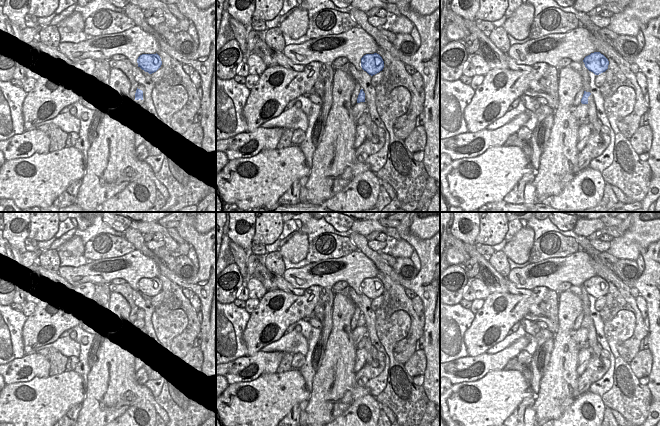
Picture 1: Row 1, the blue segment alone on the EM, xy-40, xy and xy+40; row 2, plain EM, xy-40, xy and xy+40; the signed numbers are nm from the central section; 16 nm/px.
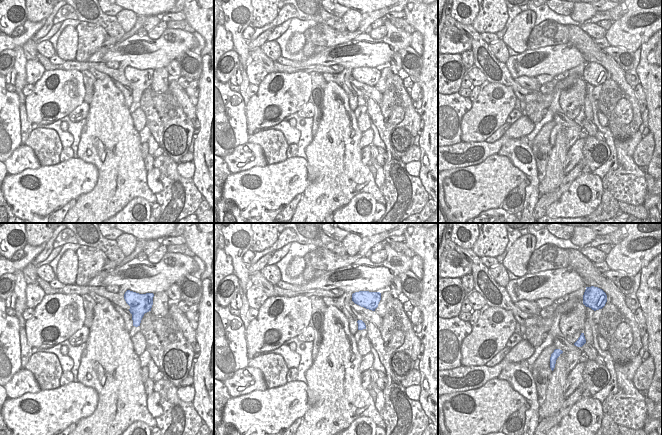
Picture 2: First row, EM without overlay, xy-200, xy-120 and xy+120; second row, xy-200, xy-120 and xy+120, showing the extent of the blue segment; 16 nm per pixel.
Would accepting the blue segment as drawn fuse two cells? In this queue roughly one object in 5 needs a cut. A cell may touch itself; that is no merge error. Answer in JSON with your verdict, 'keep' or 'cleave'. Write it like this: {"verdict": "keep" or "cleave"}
{"verdict": "keep"}

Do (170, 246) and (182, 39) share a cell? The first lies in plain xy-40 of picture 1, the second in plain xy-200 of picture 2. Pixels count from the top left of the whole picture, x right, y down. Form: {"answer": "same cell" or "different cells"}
{"answer": "same cell"}

